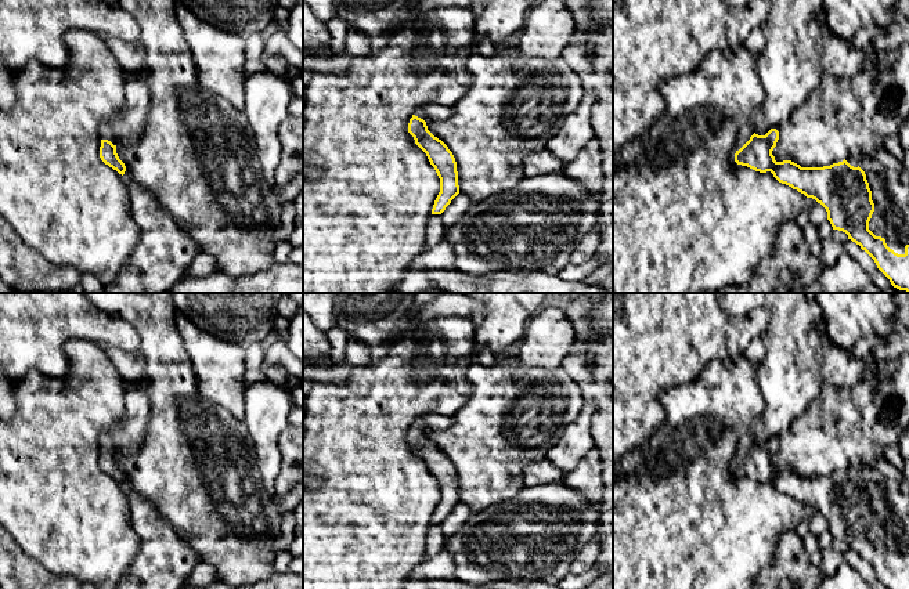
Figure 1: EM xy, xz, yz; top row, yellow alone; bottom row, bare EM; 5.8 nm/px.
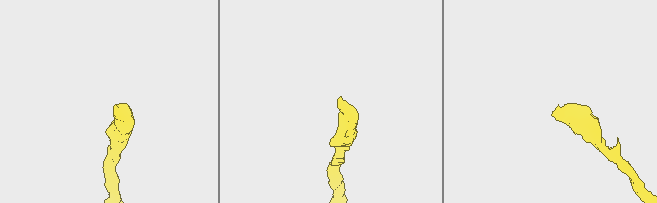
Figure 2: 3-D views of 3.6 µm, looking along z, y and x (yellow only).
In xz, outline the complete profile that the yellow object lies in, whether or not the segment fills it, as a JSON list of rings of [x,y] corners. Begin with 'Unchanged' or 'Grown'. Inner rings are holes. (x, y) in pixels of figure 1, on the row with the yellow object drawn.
Grown. [[[436,104],[419,105],[408,123],[408,133],[415,144],[426,153],[430,165],[440,178],[440,192],[434,200],[432,214],[441,214],[451,200],[459,194],[457,162],[448,147],[434,137],[426,123],[444,120],[454,113],[454,106]]]

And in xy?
Grown. [[[140,69],[126,77],[126,105],[109,124],[101,127],[101,160],[125,174],[126,166],[116,153],[118,147],[133,147],[141,137],[149,111],[149,87],[147,75]]]

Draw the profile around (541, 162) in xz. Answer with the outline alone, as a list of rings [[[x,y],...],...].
[[[540,147],[523,159],[524,176],[535,177],[563,170],[564,165],[548,149]]]

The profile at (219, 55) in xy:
[[[178,1],[174,12],[195,64],[201,93],[206,97],[221,95],[244,111],[246,37],[202,21]]]

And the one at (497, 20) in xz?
[[[480,0],[475,24],[475,44],[487,37],[495,46],[520,32],[529,11],[540,0]]]

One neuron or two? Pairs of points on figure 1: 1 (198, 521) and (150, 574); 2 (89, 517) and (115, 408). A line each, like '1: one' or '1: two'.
1: two
2: one

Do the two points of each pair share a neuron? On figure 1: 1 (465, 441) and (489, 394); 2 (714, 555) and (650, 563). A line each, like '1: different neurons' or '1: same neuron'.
1: same neuron
2: same neuron

